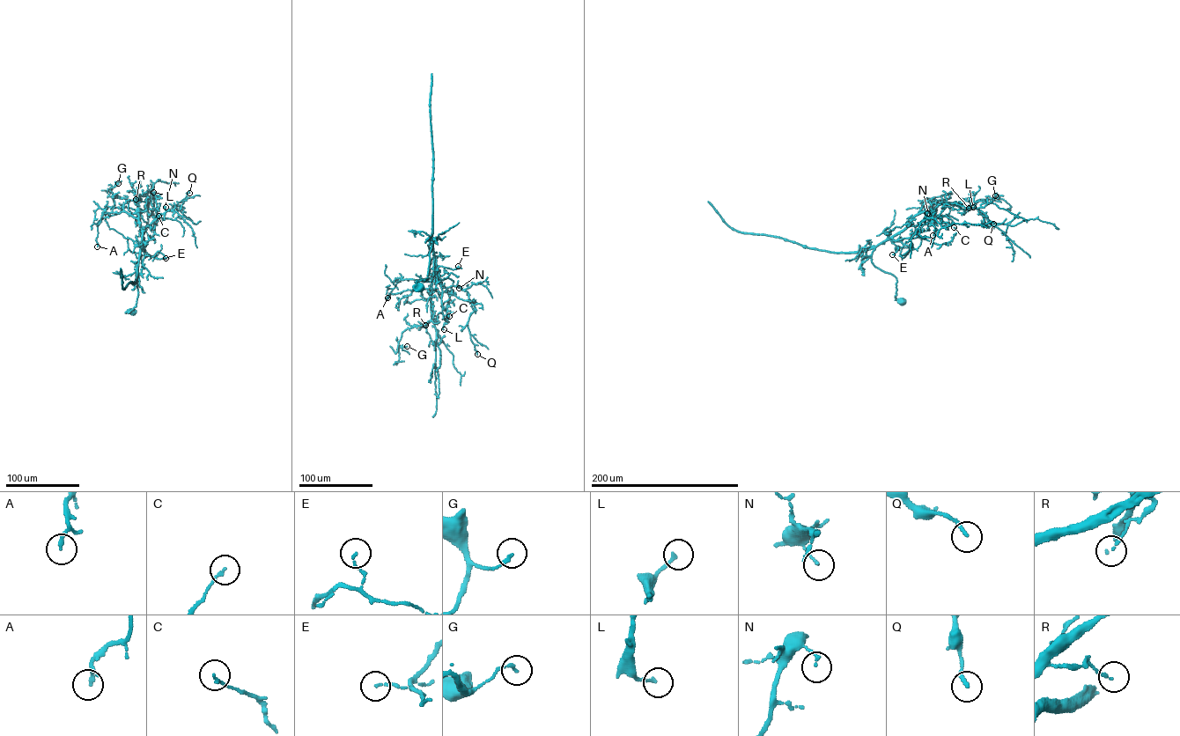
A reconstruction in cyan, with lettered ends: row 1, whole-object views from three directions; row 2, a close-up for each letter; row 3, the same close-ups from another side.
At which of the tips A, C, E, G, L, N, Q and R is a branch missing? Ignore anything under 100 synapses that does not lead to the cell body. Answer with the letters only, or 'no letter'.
no letter

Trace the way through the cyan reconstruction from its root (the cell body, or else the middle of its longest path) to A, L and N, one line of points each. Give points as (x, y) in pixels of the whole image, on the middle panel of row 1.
A: (421, 288), (416, 283), (428, 277), (431, 245), (434, 275), (416, 281), (414, 289), (389, 293), (387, 298)
L: (421, 288), (416, 283), (428, 277), (431, 245), (437, 280), (449, 293), (444, 329)
N: (421, 288), (416, 283), (428, 277), (431, 245), (438, 282), (445, 287), (459, 288)

